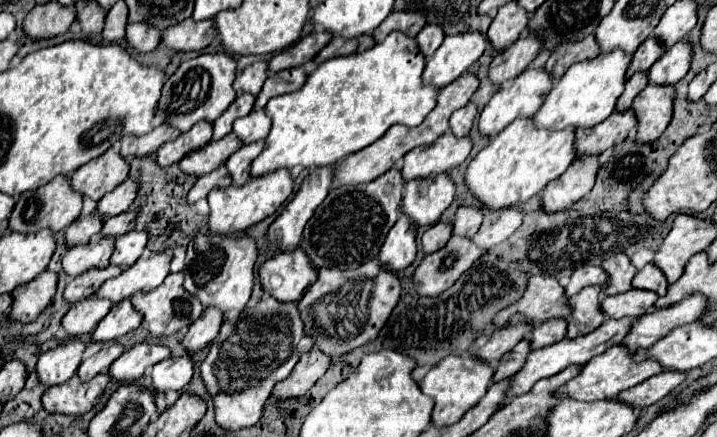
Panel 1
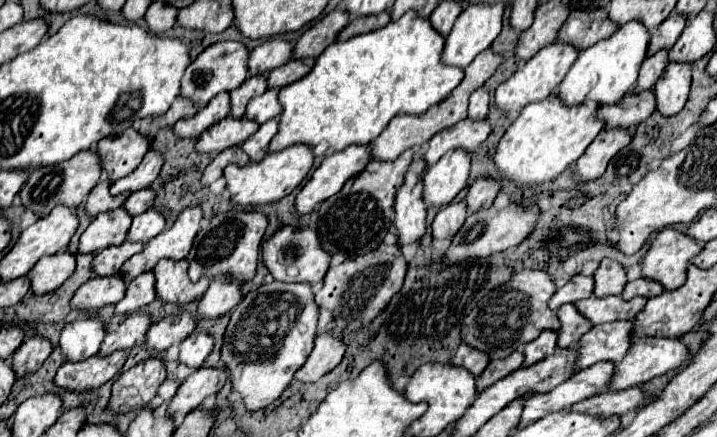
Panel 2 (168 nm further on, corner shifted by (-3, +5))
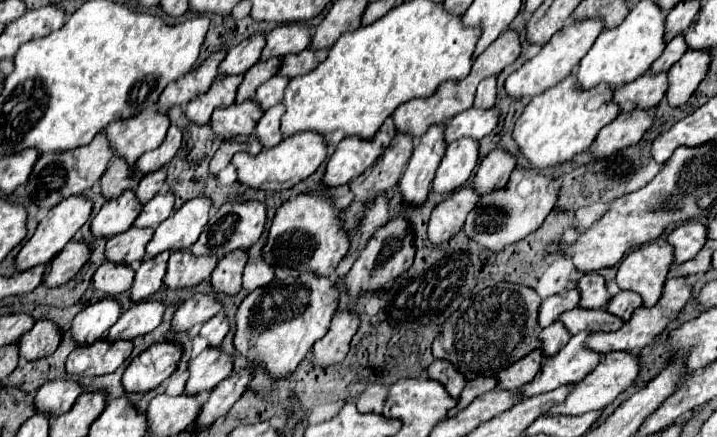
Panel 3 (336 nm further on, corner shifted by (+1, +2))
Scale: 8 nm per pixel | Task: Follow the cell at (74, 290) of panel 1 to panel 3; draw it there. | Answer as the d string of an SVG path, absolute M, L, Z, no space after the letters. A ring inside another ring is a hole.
M130 227L124 233L114 235L106 243L108 261L116 263L132 263L142 261L146 257L146 245L152 239L152 227Z

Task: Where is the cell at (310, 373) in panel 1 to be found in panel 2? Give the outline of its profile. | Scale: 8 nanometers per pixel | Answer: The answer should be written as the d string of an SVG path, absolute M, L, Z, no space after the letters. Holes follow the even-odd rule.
M320 334L316 338L316 346L312 354L306 360L306 366L300 368L294 378L300 382L316 382L320 380L326 372L336 368L344 356L344 344L336 340L332 334Z

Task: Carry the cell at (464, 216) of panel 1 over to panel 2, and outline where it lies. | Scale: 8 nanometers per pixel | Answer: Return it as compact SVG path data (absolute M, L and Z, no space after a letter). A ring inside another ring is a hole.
M478 178L470 188L468 194L464 198L466 206L468 206L468 214L478 212L480 208L490 208L492 200L496 198L500 190L500 182L490 180L490 178Z

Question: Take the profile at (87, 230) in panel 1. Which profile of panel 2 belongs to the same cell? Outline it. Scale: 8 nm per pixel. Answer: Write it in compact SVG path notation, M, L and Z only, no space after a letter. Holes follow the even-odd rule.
M100 180L100 182L94 186L94 190L88 194L88 198L86 198L86 214L88 214L90 218L98 216L100 212L116 210L116 208L120 208L120 206L124 204L124 200L126 200L128 194L110 196L108 188L110 188L110 182L108 182L108 180Z

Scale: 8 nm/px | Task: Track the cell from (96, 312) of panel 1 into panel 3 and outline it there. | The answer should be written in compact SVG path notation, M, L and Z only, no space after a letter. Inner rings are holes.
M104 261L94 273L92 285L96 293L104 297L116 297L132 287L132 279L134 279L134 271L130 265L116 263L116 261Z

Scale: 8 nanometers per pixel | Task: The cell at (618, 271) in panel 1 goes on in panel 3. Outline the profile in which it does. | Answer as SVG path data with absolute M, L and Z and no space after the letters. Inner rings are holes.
M588 273L582 275L578 281L578 291L580 291L580 307L584 309L602 309L610 295L606 291L606 283L604 277L598 273Z

